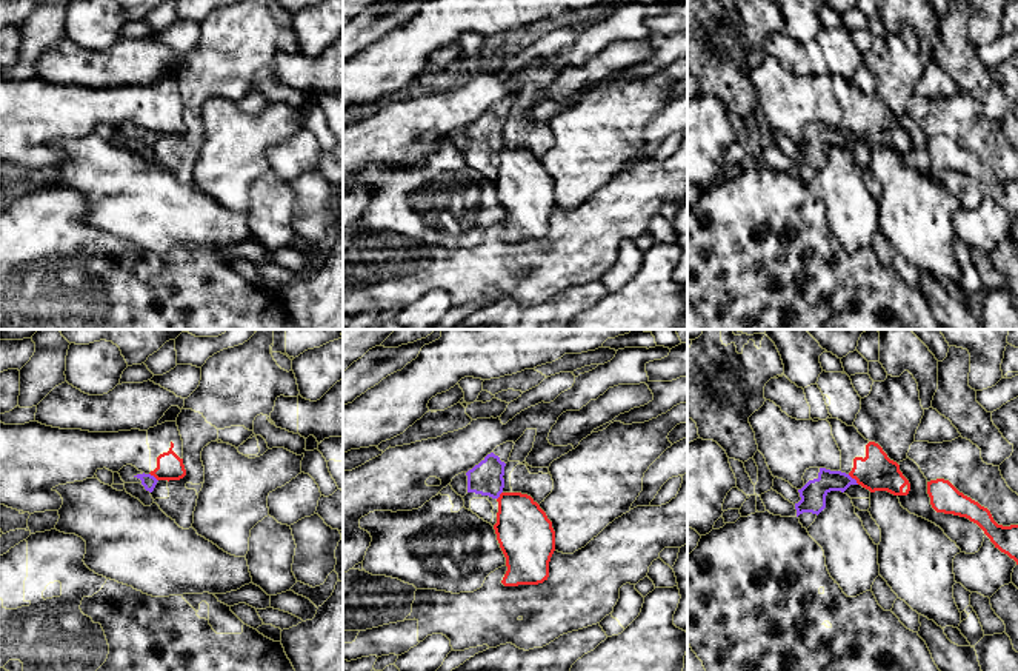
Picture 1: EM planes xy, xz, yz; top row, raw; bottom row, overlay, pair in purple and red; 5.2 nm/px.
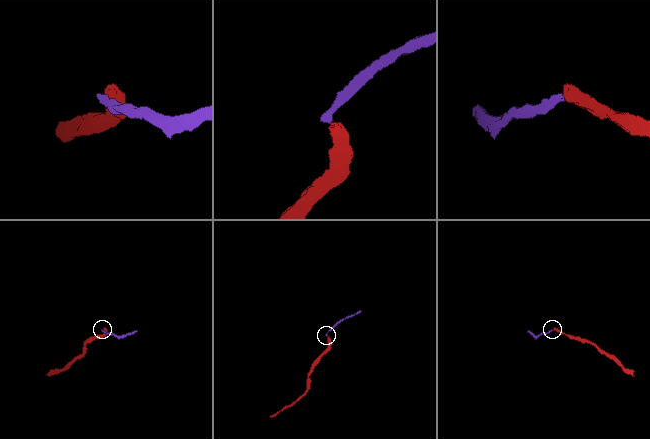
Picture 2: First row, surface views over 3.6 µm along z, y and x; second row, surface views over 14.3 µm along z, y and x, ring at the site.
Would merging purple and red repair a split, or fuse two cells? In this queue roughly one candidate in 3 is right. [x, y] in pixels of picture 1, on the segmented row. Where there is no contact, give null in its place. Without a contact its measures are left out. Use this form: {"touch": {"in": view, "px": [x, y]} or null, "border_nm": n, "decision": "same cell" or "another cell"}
{"touch": {"in": "yz", "px": [854, 479]}, "border_nm": 80, "decision": "another cell"}

